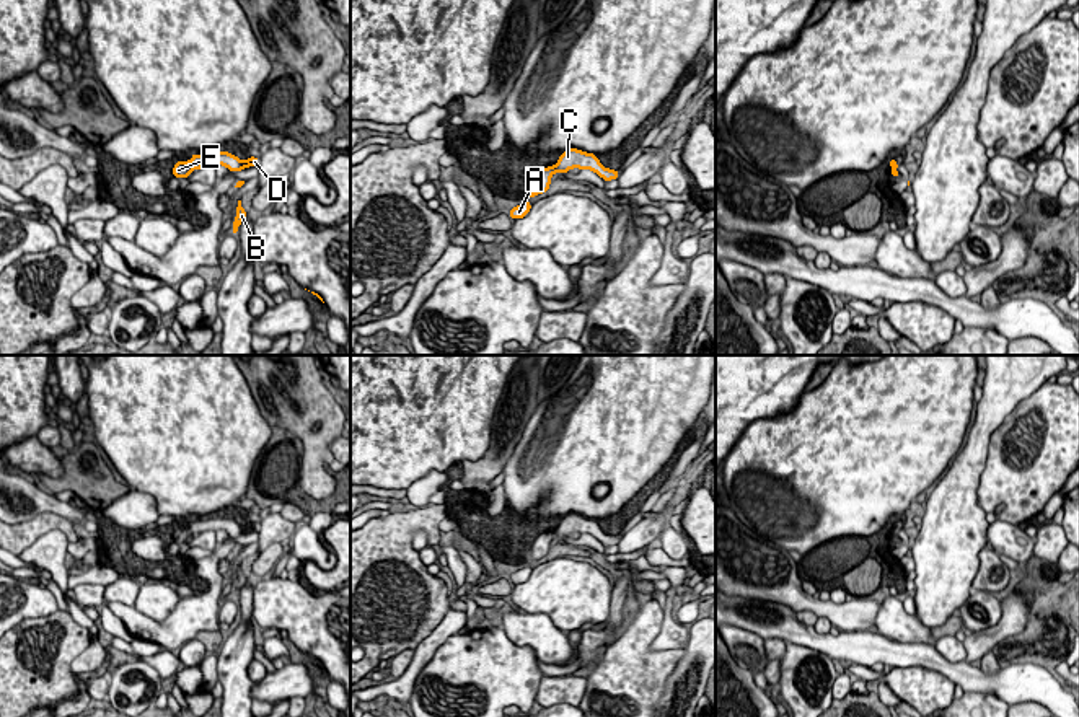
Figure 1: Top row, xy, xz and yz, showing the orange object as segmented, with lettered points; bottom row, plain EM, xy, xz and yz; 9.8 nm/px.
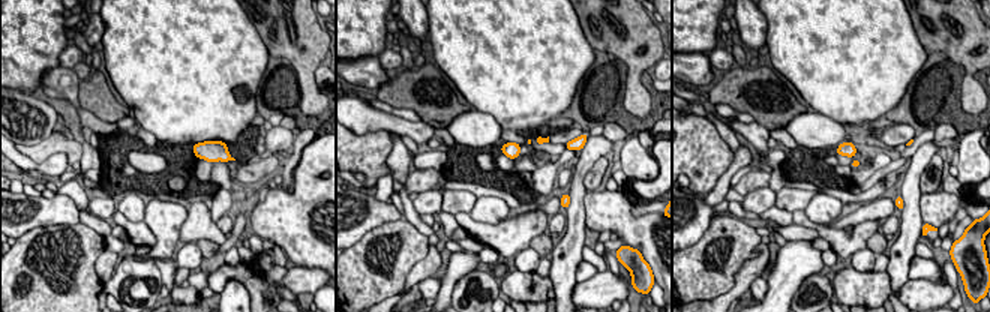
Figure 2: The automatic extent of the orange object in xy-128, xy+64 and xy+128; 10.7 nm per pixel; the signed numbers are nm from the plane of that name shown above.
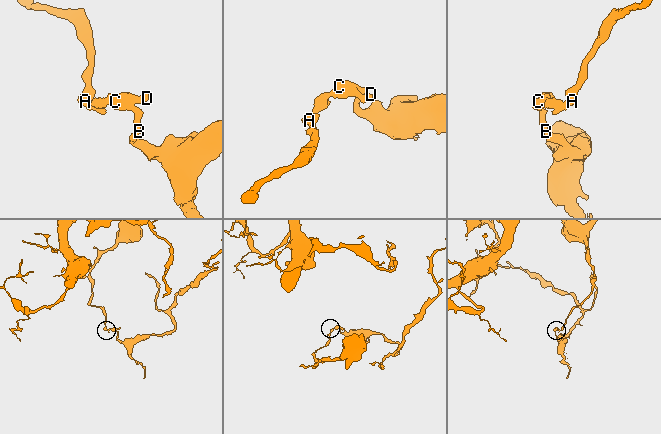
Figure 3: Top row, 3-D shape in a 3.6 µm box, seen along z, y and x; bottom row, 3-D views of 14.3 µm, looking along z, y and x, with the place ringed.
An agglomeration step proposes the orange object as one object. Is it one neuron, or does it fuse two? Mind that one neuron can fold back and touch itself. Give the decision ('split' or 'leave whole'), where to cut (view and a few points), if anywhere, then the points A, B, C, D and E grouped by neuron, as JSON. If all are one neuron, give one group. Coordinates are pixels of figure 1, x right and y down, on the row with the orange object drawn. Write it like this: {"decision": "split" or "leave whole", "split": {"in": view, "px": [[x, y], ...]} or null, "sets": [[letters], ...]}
{"decision": "split", "split": {"in": "xy", "px": [[186, 162], [191, 168]]}, "sets": [["A", "E"], ["B", "C", "D"]]}

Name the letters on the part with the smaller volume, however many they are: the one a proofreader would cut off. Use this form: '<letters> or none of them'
B, C, D

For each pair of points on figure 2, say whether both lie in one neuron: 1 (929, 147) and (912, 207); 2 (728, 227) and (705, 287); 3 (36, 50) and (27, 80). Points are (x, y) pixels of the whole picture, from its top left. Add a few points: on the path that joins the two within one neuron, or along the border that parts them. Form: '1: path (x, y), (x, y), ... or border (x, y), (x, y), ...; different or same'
1: path (918, 162), (912, 171), (912, 192); same
2: path (734, 243), (722, 273); same
3: path (29, 57), (27, 72); same

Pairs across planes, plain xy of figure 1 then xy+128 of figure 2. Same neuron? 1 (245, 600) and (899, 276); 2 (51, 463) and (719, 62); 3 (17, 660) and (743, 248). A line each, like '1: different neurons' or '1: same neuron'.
1: same neuron
2: different neurons
3: same neuron

